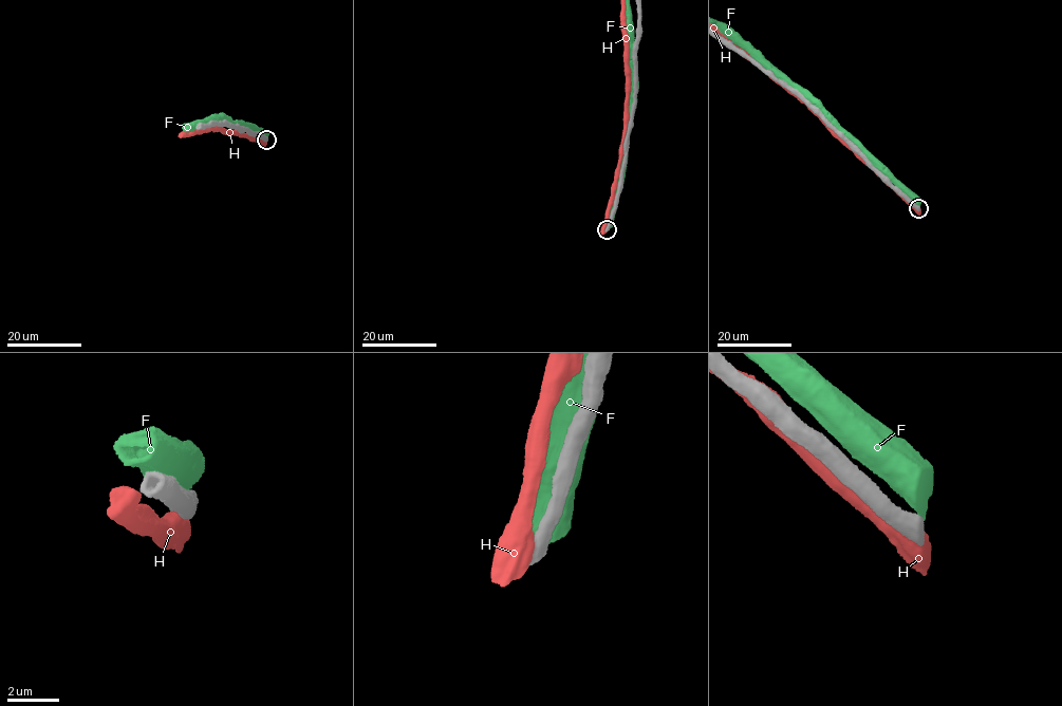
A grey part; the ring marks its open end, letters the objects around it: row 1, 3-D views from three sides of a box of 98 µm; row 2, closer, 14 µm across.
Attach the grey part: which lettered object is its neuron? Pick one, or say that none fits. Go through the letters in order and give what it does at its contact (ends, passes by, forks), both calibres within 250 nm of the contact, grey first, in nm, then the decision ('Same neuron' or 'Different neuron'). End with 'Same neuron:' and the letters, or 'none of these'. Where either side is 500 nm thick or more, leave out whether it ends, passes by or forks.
F: Thickness 700 nm (grey) against 600 nm. Different neuron
H: Thickness 650 nm (grey) against 750 nm. Different neuron
Same neuron: none of these

